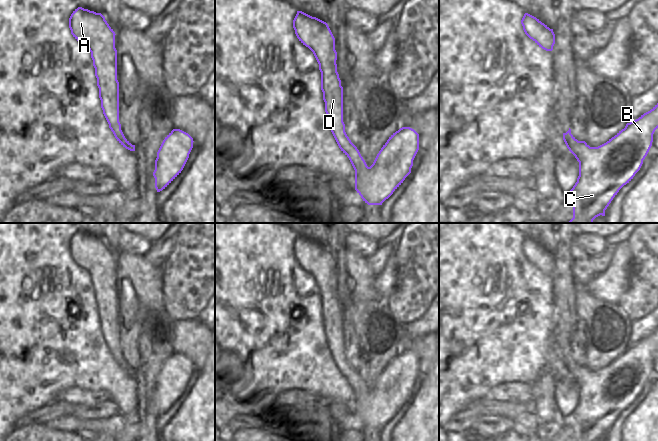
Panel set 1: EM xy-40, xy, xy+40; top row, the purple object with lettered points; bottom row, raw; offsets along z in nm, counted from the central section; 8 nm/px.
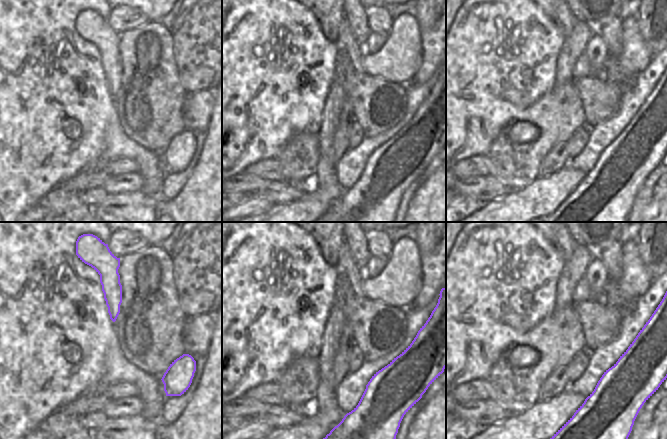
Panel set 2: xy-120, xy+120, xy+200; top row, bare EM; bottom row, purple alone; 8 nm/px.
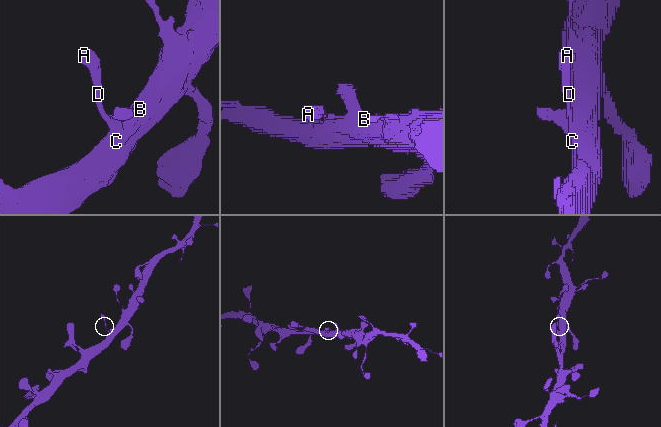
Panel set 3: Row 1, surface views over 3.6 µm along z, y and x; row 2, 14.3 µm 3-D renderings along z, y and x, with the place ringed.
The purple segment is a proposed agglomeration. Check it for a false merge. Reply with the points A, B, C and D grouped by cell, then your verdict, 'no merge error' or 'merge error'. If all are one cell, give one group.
groups A B C D; no merge error

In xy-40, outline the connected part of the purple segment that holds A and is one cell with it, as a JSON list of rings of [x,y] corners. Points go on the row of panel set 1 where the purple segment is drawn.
[[[78,7],[71,14],[69,28],[73,37],[91,52],[101,108],[109,128],[123,147],[135,151],[135,145],[125,138],[119,122],[119,82],[117,80],[115,32],[101,13],[82,7]]]

